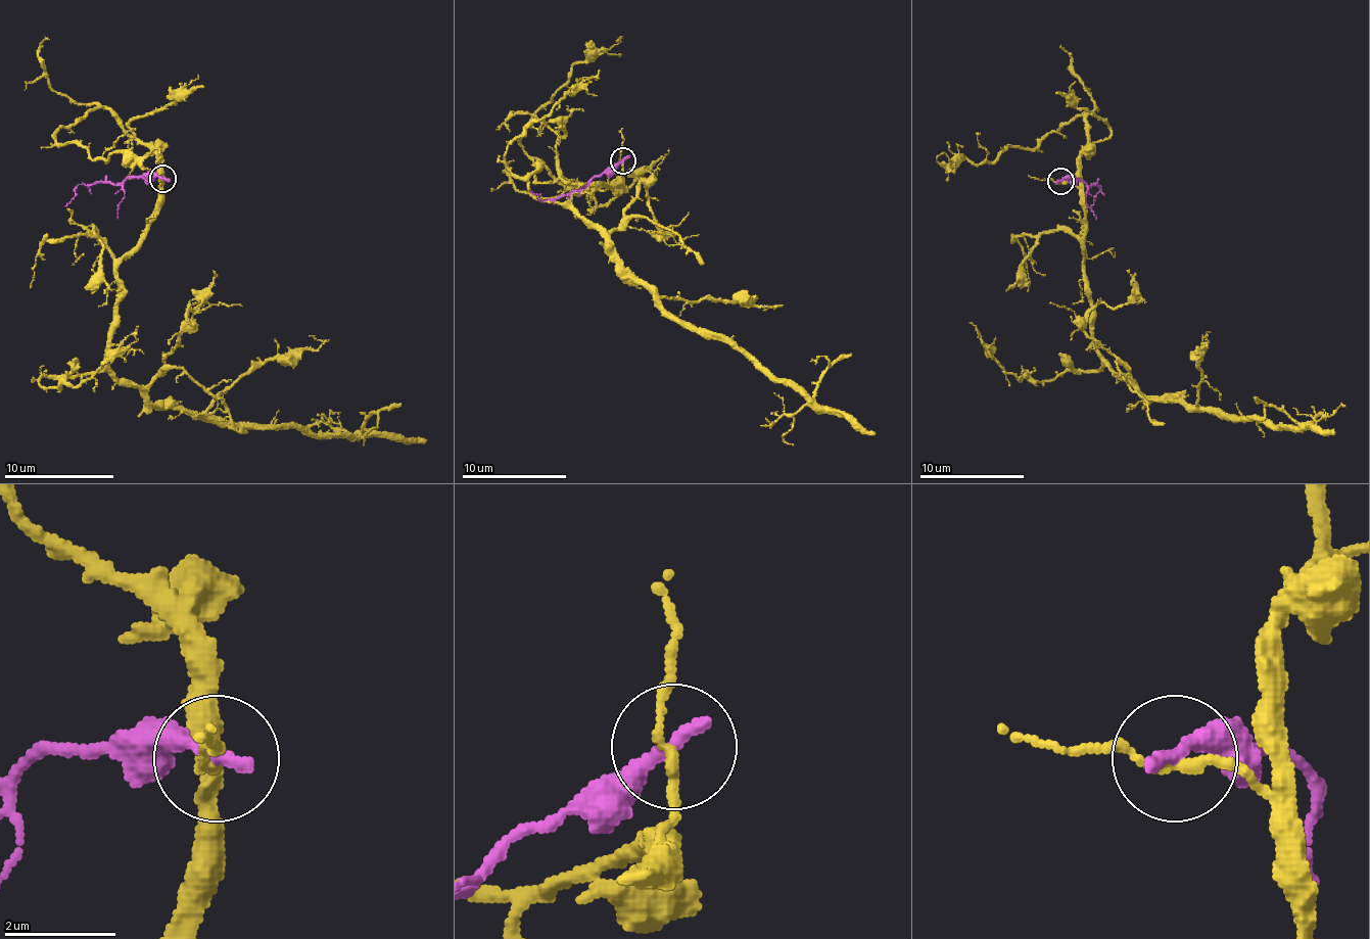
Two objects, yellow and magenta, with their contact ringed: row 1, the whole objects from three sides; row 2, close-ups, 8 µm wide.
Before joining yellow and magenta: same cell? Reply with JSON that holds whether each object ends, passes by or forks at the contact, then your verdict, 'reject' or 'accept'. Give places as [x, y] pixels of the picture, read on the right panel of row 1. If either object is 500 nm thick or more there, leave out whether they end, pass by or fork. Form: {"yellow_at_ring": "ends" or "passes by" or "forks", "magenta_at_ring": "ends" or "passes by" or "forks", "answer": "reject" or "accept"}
{"yellow_at_ring": "passes by", "magenta_at_ring": "ends", "answer": "reject"}

